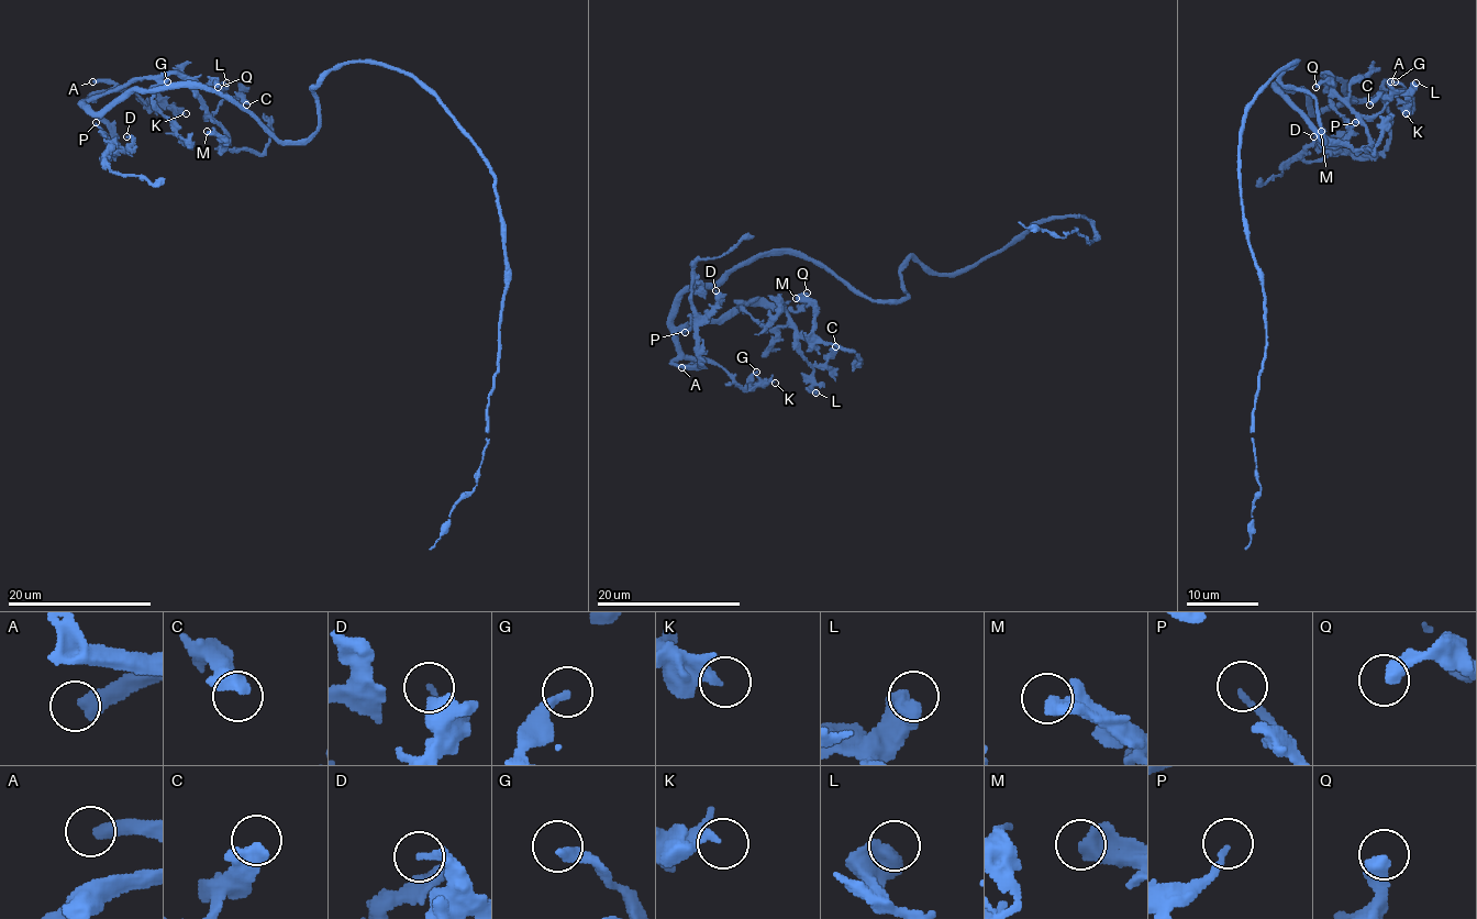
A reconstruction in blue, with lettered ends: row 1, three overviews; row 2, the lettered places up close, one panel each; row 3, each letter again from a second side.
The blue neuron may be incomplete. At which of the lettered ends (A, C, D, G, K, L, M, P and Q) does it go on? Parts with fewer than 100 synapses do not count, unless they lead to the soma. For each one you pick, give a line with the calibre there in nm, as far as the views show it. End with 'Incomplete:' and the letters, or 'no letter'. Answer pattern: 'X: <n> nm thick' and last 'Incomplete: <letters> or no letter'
A: 460 nm thick
Incomplete: A

